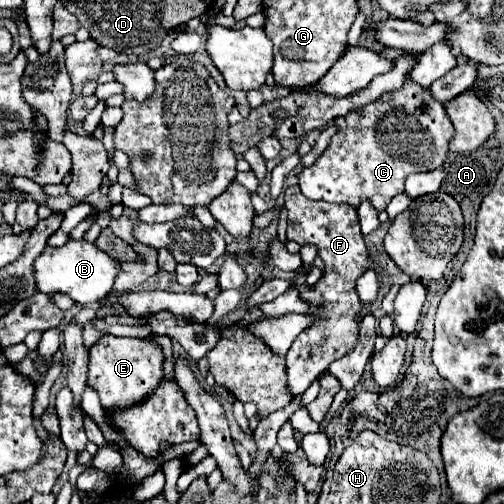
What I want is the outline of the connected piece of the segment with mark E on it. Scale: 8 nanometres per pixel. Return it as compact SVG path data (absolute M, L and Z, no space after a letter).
M101 336L89 348L89 386L99 394L101 406L115 414L141 404L163 382L165 356L161 348L149 338L119 338Z

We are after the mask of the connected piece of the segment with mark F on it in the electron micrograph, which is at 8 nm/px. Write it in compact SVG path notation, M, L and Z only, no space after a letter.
M289 186L285 190L285 208L287 208L287 240L297 244L313 244L317 248L319 258L329 268L323 278L311 286L309 290L301 292L299 298L309 304L307 314L315 316L315 324L307 328L307 332L299 334L293 346L287 352L287 382L293 394L303 394L309 384L321 376L327 366L347 352L351 352L359 342L359 324L361 324L361 302L357 296L357 278L363 276L367 270L379 270L379 276L385 274L385 268L375 264L371 258L359 230L359 220L355 208L347 204L329 204L329 202L315 202L301 194L299 186Z

